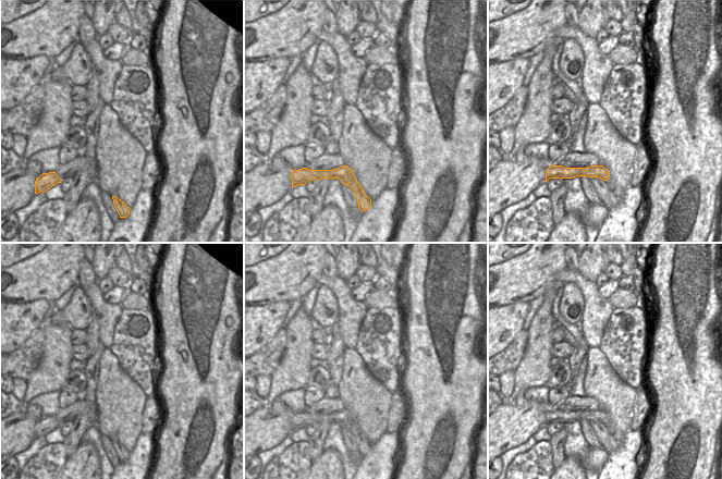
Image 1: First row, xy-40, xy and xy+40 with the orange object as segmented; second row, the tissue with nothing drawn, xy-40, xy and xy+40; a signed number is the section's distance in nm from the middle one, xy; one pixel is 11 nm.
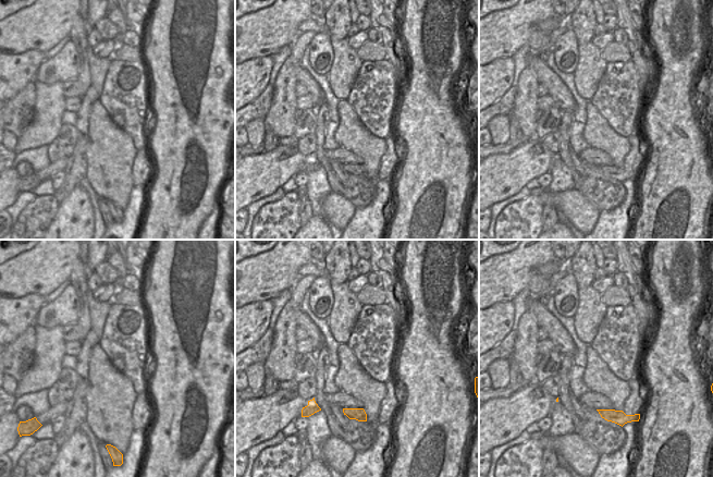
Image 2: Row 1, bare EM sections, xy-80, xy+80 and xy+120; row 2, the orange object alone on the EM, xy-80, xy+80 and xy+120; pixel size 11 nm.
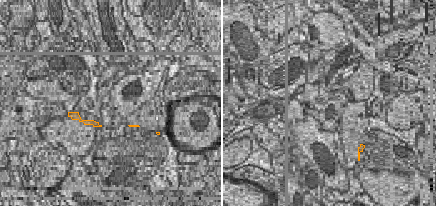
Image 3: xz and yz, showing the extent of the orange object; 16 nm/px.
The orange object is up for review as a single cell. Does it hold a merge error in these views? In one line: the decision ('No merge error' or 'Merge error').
Merge error

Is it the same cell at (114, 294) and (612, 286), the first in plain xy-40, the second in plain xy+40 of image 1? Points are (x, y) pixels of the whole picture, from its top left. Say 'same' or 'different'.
same

